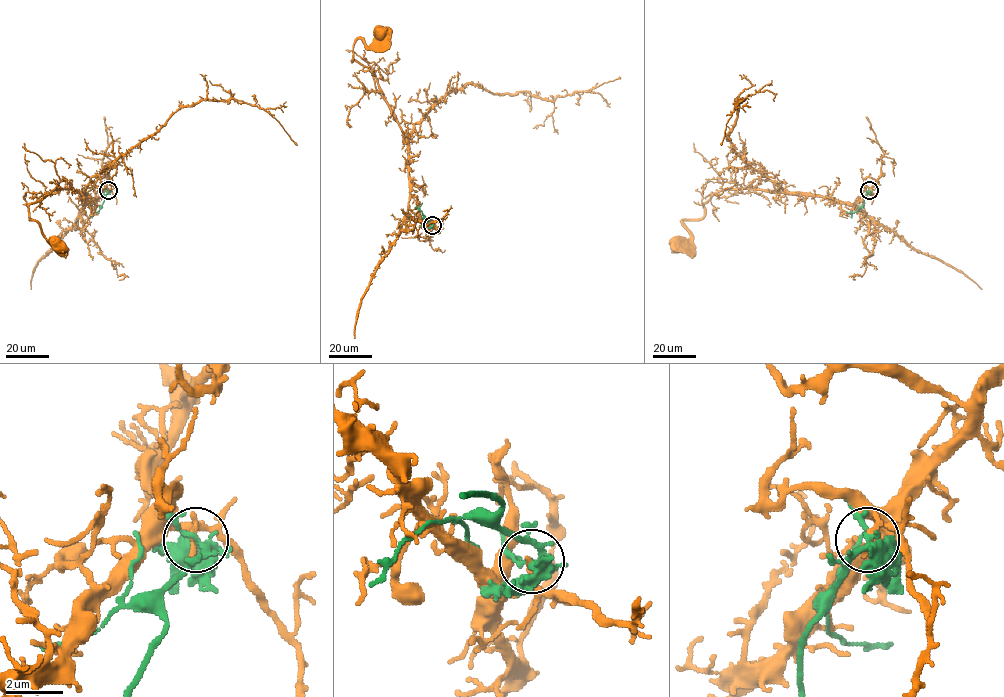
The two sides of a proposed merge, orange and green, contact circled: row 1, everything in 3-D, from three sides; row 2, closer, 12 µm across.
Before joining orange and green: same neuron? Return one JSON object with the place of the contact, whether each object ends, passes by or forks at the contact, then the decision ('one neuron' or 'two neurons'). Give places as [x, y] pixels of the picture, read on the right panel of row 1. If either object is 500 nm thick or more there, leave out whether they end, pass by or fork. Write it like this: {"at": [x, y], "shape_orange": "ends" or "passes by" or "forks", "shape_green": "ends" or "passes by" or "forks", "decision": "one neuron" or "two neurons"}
{"at": [869, 190], "shape_orange": "ends", "shape_green": "forks", "decision": "two neurons"}

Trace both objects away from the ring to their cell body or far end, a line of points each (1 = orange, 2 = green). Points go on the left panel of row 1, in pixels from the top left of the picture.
1: (108, 190), (85, 204), (83, 193), (54, 189), (28, 206), (30, 219), (55, 248), (57, 244)
2: (108, 190), (96, 212), (98, 212)

